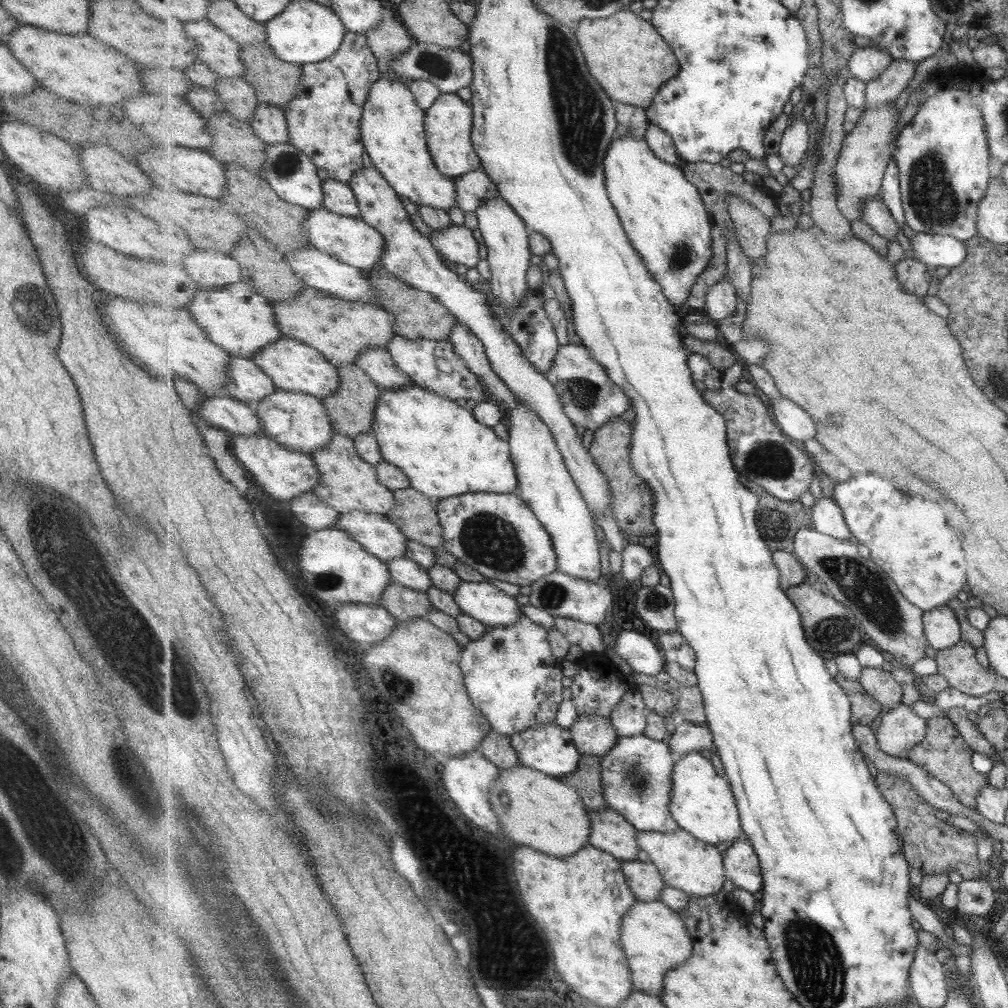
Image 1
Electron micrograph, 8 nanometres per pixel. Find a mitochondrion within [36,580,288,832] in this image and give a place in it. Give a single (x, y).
(168, 676)

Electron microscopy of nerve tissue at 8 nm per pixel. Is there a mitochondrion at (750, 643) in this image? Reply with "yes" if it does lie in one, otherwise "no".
no

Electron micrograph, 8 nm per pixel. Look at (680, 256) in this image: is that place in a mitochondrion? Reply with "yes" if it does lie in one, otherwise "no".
yes

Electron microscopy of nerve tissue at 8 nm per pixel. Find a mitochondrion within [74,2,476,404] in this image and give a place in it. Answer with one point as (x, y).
(428, 61)

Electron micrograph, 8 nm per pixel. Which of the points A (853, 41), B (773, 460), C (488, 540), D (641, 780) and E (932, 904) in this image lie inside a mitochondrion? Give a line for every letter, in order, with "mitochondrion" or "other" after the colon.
A: other
B: mitochondrion
C: mitochondrion
D: mitochondrion
E: other

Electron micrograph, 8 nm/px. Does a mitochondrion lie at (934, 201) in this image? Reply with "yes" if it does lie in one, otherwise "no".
yes

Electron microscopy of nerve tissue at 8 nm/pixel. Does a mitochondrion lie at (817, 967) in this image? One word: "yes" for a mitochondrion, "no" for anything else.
yes

